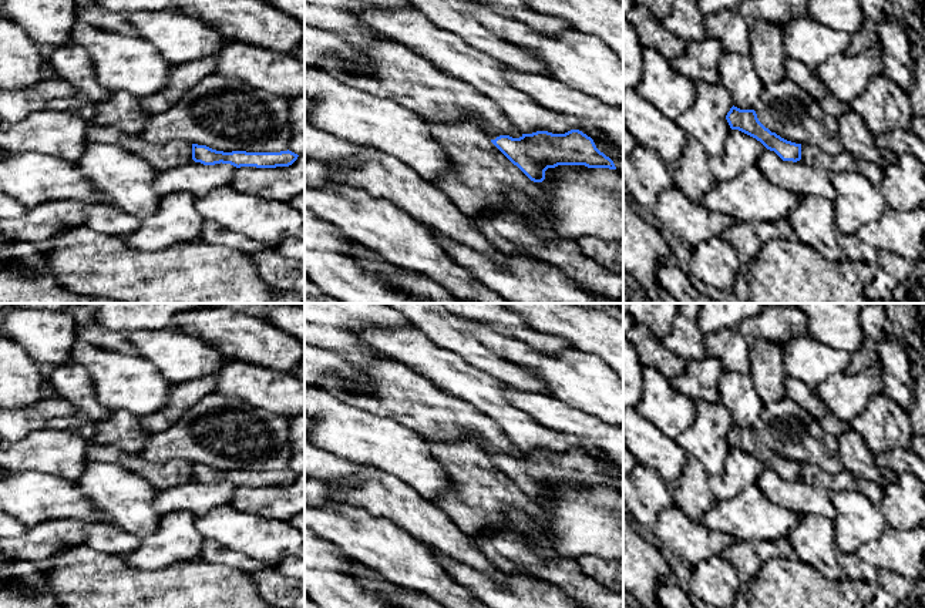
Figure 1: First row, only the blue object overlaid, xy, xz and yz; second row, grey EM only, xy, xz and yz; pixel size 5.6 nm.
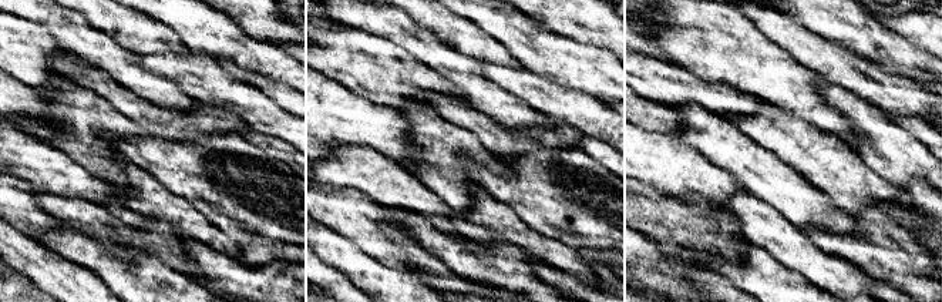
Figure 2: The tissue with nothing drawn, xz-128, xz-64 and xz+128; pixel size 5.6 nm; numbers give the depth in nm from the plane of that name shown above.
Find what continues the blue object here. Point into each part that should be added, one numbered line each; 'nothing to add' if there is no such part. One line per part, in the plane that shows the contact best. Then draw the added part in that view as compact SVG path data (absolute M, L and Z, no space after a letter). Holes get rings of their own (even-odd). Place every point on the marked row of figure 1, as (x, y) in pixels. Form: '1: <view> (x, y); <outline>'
1: xz (491, 134); M480 122L478 127L484 131L484 134L490 138L490 140L495 140L497 137L500 137L498 132L492 131L487 124Z

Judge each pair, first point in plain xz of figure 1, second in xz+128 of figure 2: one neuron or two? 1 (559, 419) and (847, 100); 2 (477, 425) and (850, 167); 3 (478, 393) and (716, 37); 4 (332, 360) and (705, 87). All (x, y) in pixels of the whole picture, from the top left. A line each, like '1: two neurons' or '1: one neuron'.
1: two neurons
2: one neuron
3: two neurons
4: one neuron

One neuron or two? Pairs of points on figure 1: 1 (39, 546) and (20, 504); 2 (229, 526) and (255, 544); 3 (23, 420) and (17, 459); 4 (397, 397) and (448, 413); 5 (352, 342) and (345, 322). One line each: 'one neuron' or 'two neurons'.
1: two neurons
2: one neuron
3: two neurons
4: one neuron
5: one neuron

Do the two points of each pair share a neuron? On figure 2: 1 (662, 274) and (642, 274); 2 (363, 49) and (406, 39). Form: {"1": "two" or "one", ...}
{"1": "one", "2": "two"}

